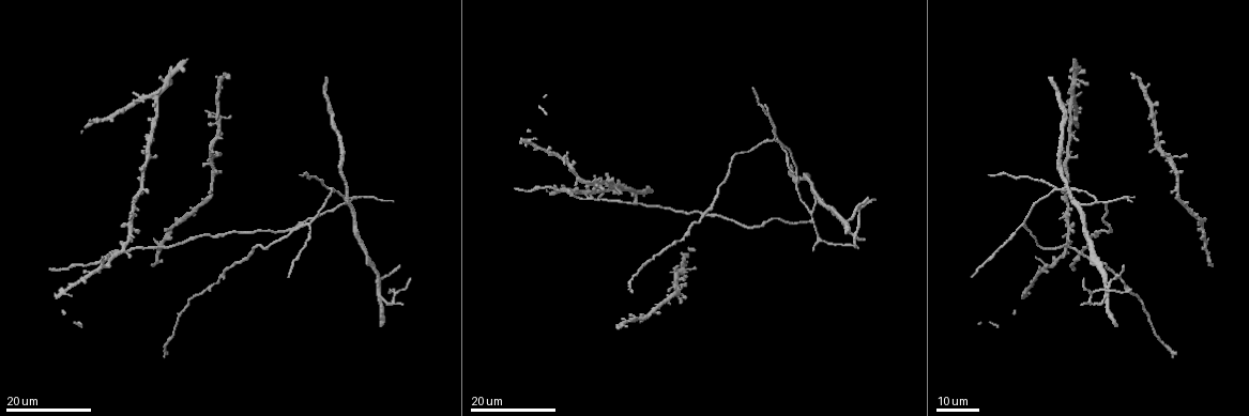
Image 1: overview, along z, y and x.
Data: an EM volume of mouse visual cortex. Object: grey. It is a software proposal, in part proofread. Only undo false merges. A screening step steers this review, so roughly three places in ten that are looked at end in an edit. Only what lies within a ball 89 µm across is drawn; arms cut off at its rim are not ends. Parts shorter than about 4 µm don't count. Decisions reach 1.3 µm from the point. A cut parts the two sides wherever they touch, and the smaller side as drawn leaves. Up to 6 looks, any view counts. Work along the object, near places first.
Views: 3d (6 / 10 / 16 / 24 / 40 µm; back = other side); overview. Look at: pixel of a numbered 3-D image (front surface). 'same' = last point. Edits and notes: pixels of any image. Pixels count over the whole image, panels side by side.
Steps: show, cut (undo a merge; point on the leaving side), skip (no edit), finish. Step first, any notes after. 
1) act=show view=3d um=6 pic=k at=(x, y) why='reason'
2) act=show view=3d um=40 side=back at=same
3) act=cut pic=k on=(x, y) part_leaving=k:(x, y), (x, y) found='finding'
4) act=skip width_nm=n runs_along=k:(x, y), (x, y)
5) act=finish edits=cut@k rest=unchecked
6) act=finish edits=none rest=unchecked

act=show view=3d um=16 pic=1 at=(576, 182)

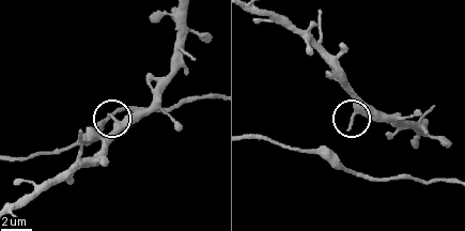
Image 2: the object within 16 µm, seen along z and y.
act=show view=3d um=6 pic=2 at=(111, 116) why='closer look'

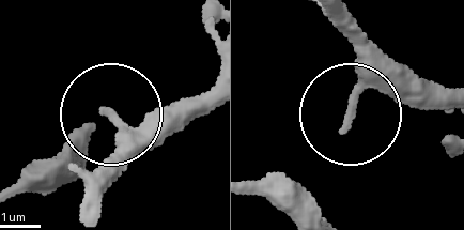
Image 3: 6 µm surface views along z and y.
act=skip width_nm=240 runs_along=3:(88, 136), (71, 153), (104, 116), (186, 126) found='continuous, no second cell'

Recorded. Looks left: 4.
act=show view=3d um=16 pic=1 at=(381, 286) why='two arms in line, one across'

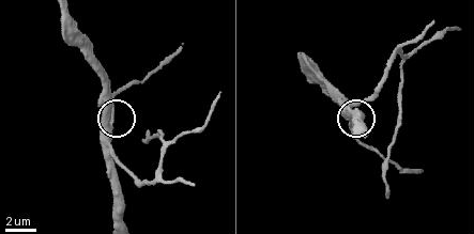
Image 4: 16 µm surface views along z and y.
act=show view=3d um=6 pic=4 at=(109, 126) why='zoom in'

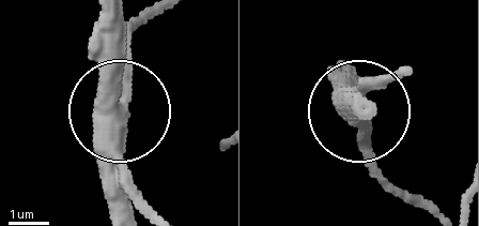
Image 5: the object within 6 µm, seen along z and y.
act=skip side_arm_um=9 found='continuous, no second cell'

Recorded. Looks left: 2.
act=show view=3d um=16 pic=1 at=(305, 224) why='branch point'

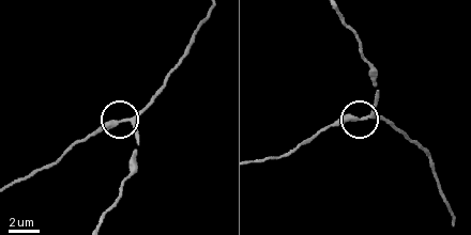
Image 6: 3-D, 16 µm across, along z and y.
act=show view=3d um=10 pic=6 at=(128, 121) why='zoom in'

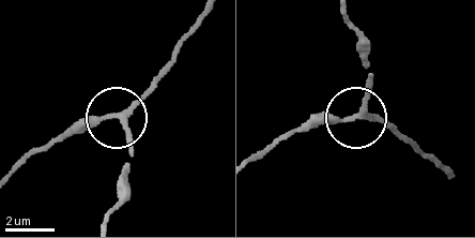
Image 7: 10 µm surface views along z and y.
act=skip side_arm_um=19 arms=3 found='one cell here'

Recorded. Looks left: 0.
act=finish edits=none rest=unchecked

